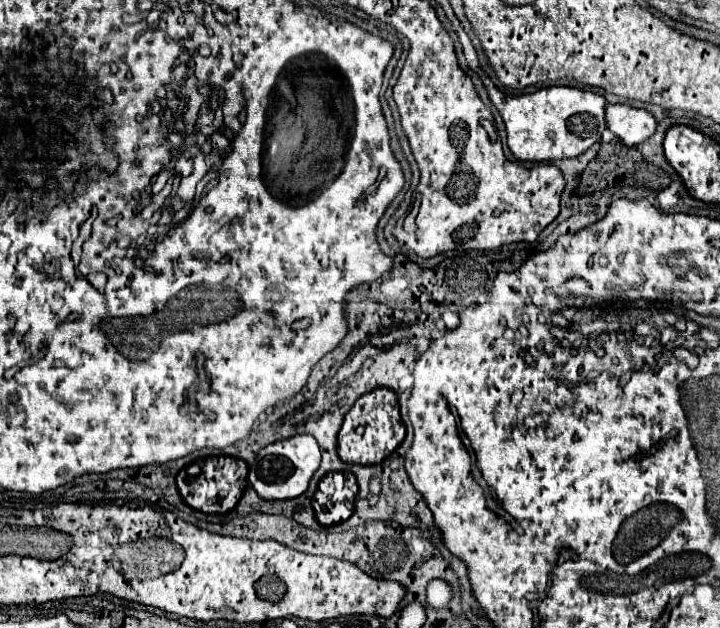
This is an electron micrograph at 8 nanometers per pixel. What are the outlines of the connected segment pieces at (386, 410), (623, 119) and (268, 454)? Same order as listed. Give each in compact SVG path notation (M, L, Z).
M379 387L361 395L345 415L345 421L337 437L337 455L343 463L375 465L381 463L387 455L391 455L401 445L403 437L405 437L405 425L399 415L397 395L391 389Z
M607 105L609 129L627 145L635 147L655 133L655 119L647 109L635 109L629 105Z
M295 435L289 439L275 441L275 443L267 445L265 449L261 449L257 453L253 465L249 465L247 481L257 491L257 495L263 499L273 499L273 501L295 499L307 491L309 481L319 467L319 461L321 461L321 451L319 451L315 437L313 435Z

